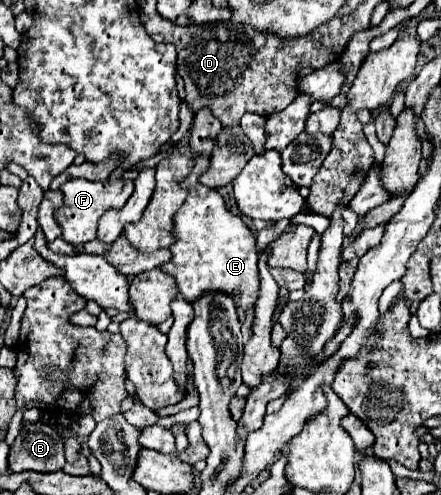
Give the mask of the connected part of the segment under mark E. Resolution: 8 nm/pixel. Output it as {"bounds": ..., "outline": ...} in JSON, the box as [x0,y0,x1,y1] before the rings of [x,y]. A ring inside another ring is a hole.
{"bounds":[161,158,259,310],"outline":[[[195,158],[195,166],[185,176],[181,186],[189,190],[183,206],[173,216],[173,236],[175,244],[169,248],[173,258],[161,266],[177,282],[179,294],[187,302],[195,302],[203,294],[223,292],[233,298],[239,298],[243,310],[255,306],[259,298],[259,270],[257,270],[257,248],[255,234],[245,226],[245,222],[231,214],[225,206],[223,196],[199,184],[199,176],[209,168],[209,158]]]}

